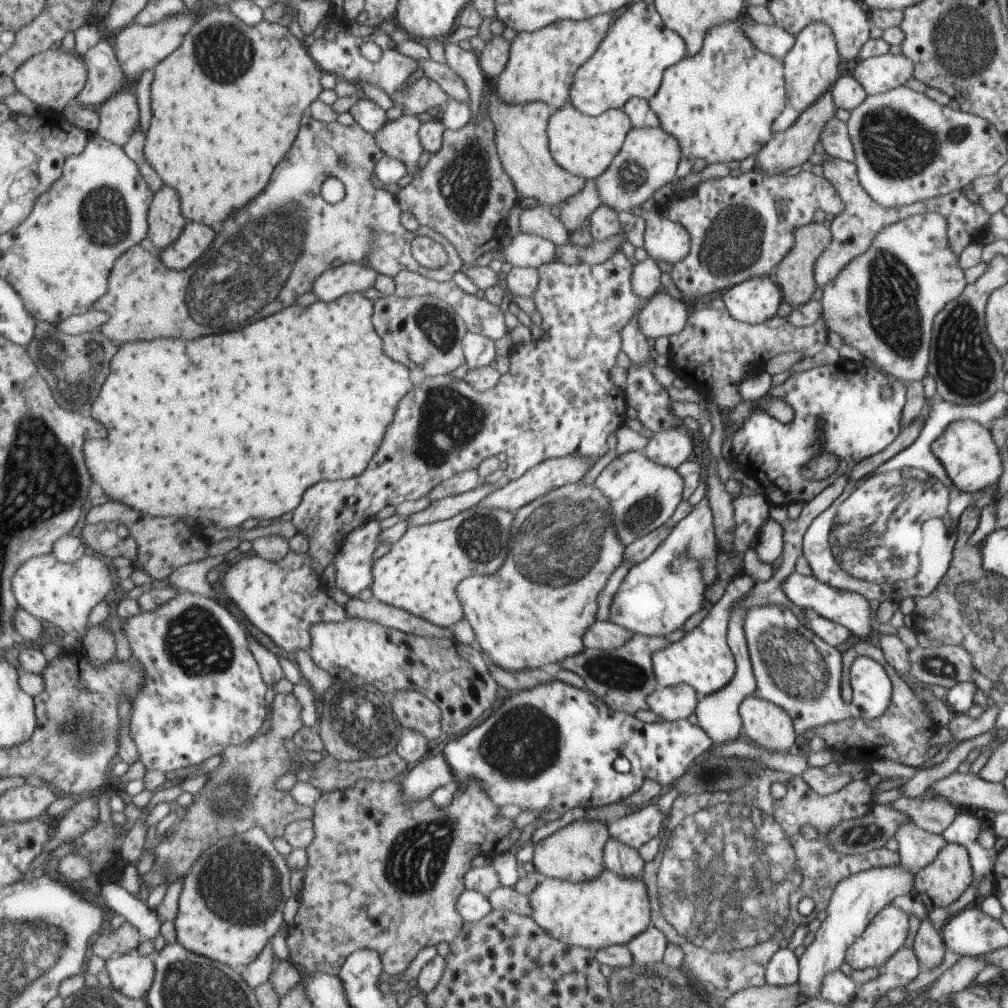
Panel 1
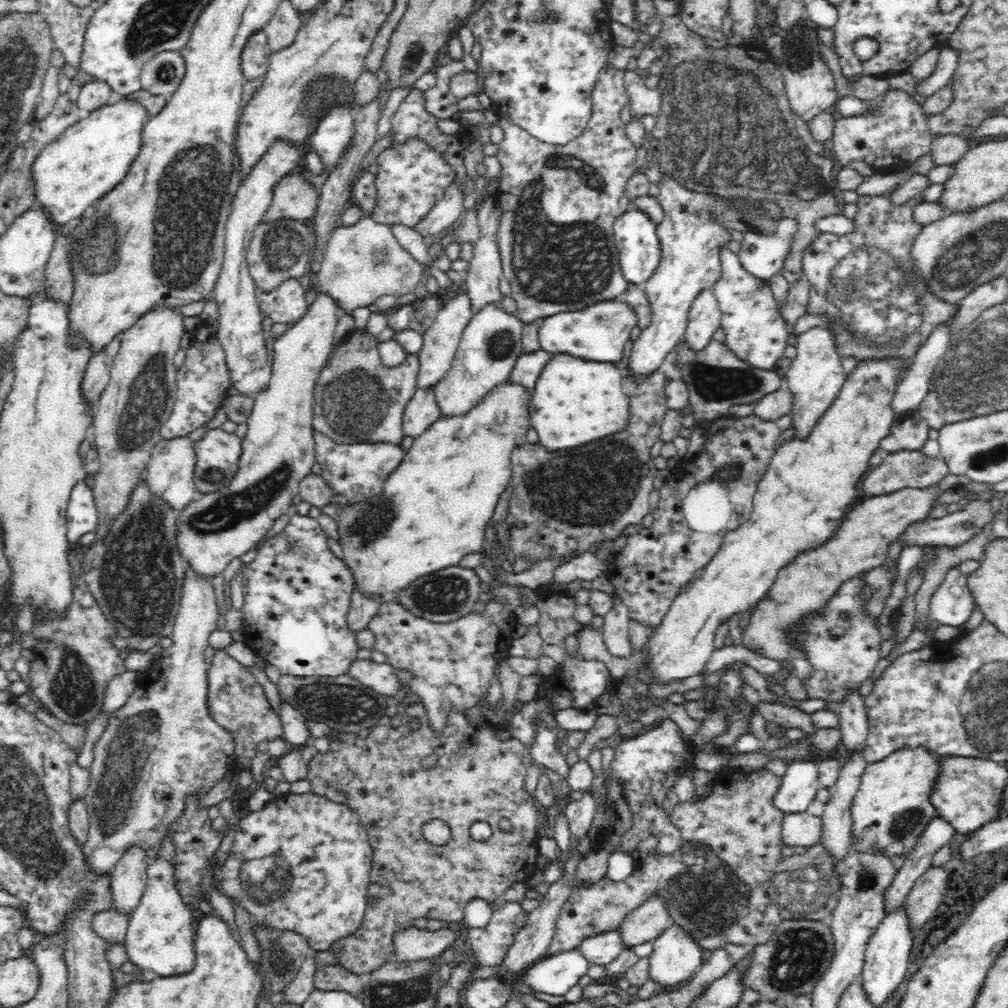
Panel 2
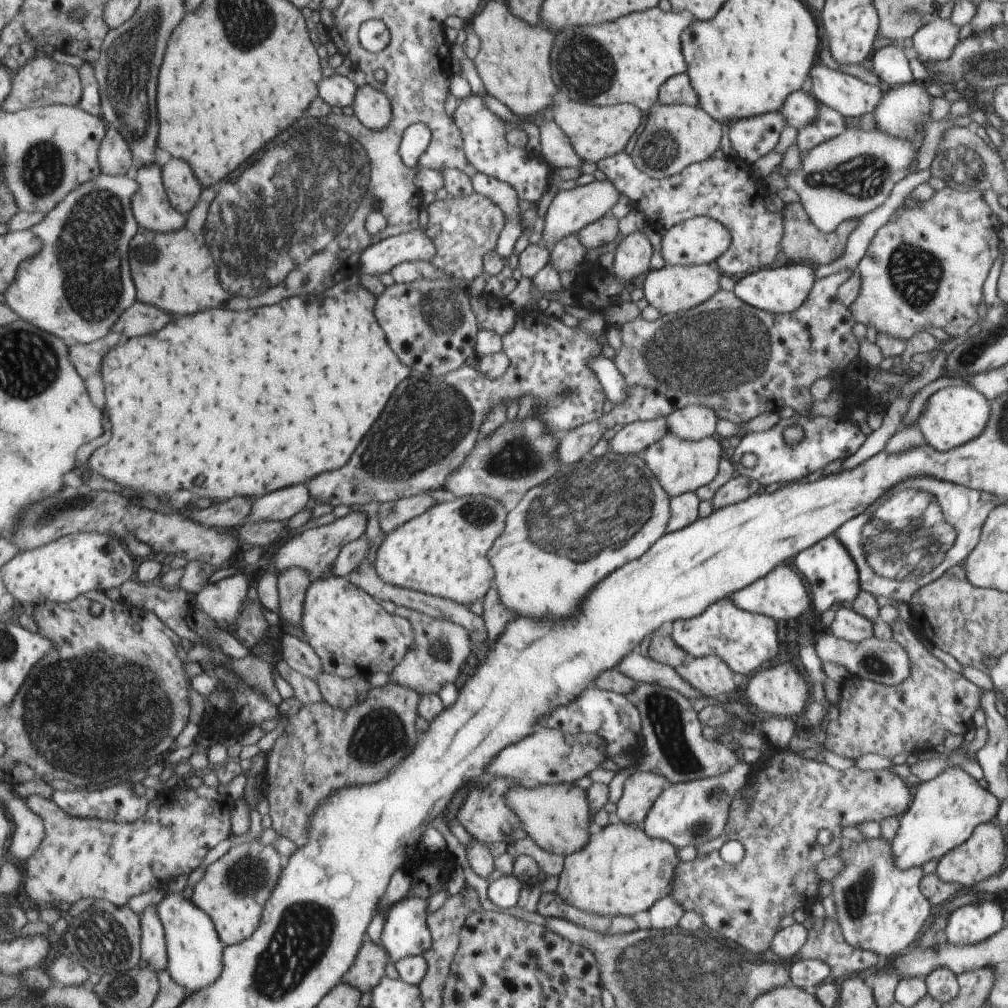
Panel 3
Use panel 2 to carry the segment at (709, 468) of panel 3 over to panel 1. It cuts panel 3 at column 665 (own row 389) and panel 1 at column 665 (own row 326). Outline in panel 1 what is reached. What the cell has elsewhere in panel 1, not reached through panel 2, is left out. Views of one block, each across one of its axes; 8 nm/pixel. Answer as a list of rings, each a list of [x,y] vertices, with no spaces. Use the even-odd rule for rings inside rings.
[[[638,451],[618,455],[593,484],[611,500],[615,529],[626,546],[669,522],[676,506],[684,499],[683,476],[675,468],[658,464]]]

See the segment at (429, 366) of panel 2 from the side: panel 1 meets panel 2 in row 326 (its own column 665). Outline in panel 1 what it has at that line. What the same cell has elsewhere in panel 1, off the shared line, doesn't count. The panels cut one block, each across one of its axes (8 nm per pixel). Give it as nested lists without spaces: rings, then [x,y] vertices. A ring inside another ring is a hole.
[[[672,427],[653,433],[644,453],[658,464],[678,469],[680,464],[694,457],[697,450],[692,436],[681,428]]]

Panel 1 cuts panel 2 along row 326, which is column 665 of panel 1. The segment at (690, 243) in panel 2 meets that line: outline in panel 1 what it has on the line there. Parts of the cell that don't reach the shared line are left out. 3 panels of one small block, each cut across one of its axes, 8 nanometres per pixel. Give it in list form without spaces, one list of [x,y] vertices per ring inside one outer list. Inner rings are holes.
[[[750,575],[734,576],[726,587],[725,595],[718,603],[711,605],[707,616],[698,626],[687,632],[678,642],[670,643],[652,653],[653,671],[658,687],[673,687],[686,683],[705,697],[724,688],[732,680],[736,665],[734,653],[727,641],[730,612],[735,603],[750,592],[754,584]]]

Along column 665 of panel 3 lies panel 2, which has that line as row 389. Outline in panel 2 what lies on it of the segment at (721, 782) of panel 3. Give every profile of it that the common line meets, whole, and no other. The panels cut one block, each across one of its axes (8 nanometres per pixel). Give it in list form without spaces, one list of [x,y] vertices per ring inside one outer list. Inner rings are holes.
[[[815,326],[806,332],[793,337],[797,350],[784,377],[784,385],[792,393],[792,410],[790,410],[791,424],[794,425],[794,437],[804,437],[811,431],[821,414],[831,405],[844,386],[846,371],[842,367],[842,359],[836,345],[834,335],[828,326]]]

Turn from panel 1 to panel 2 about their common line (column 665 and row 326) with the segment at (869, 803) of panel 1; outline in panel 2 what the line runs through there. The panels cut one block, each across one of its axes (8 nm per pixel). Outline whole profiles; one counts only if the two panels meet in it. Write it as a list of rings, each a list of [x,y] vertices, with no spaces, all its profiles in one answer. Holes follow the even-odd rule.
[[[892,188],[889,190],[888,194],[880,194],[880,196],[860,196],[860,200],[856,202],[858,214],[853,219],[854,232],[850,232],[850,234],[846,234],[844,236],[830,235],[824,232],[820,233],[819,236],[812,241],[803,252],[802,270],[804,271],[804,278],[806,278],[811,287],[809,304],[806,313],[826,313],[826,315],[830,315],[830,317],[839,317],[836,319],[836,322],[828,325],[828,329],[830,328],[832,335],[834,335],[834,345],[836,345],[836,350],[838,350],[840,358],[843,356],[856,357],[857,362],[860,362],[862,359],[889,359],[890,357],[898,357],[898,359],[902,359],[902,372],[900,372],[900,376],[903,376],[903,374],[909,369],[918,347],[926,340],[926,338],[928,338],[928,335],[932,332],[932,329],[935,326],[938,326],[944,321],[950,320],[950,318],[956,314],[958,310],[958,303],[946,302],[945,300],[941,300],[941,298],[937,298],[935,295],[932,295],[932,292],[930,292],[930,290],[928,290],[928,286],[926,286],[926,282],[924,282],[920,276],[916,276],[916,274],[914,274],[914,270],[912,270],[912,268],[914,268],[914,260],[911,260],[909,250],[911,249],[913,240],[916,238],[917,234],[920,234],[923,226],[913,219],[912,214],[913,208],[918,203],[926,200],[923,200],[921,195],[919,195],[914,196],[914,198],[910,198],[910,200],[908,200],[906,204],[902,204],[902,206],[896,206],[891,203],[889,197],[889,194],[894,189],[895,188]]]

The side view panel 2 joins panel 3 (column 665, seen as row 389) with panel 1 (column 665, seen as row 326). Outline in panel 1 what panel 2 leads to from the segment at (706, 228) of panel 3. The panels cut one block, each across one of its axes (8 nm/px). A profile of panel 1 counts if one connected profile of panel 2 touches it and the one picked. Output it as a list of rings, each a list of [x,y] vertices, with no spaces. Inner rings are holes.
[[[640,206],[634,213],[646,221],[644,248],[657,261],[674,264],[691,251],[691,236],[680,222],[658,213],[654,207]]]

